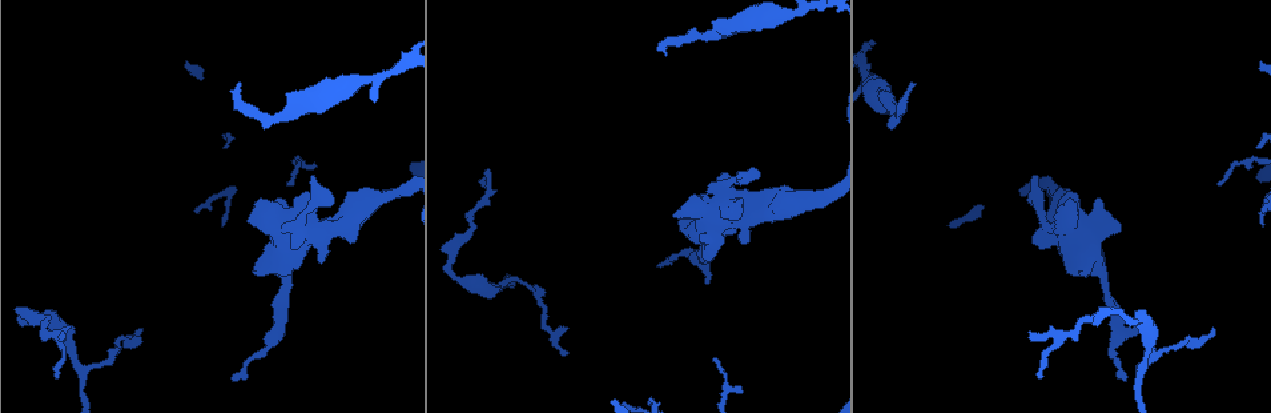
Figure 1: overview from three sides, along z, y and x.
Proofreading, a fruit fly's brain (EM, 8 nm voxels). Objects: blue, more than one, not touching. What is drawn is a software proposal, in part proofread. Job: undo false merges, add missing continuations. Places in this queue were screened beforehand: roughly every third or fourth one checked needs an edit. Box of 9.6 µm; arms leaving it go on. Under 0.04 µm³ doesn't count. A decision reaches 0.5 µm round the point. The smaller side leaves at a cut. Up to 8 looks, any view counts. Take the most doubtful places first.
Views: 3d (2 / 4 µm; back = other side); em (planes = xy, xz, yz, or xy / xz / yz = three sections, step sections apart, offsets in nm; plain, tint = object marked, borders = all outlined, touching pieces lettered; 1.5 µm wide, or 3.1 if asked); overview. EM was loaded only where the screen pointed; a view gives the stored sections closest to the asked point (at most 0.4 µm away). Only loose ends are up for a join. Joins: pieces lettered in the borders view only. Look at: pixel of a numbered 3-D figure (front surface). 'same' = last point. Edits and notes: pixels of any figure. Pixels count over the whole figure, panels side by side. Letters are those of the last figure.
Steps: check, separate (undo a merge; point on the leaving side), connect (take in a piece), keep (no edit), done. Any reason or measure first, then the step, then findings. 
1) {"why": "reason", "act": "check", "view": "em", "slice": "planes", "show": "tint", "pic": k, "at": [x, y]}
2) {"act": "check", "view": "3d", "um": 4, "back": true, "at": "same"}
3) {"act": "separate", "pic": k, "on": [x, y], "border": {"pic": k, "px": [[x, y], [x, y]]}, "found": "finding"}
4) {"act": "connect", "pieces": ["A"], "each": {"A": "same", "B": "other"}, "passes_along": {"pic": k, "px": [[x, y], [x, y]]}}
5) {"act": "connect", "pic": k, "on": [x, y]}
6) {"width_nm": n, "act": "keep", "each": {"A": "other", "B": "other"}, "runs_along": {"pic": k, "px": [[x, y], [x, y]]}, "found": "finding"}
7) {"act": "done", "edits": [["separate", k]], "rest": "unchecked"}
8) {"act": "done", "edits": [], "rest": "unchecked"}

{"act": "check", "view": "3d", "um": 4, "pic": 1, "at": [1213, 331]}

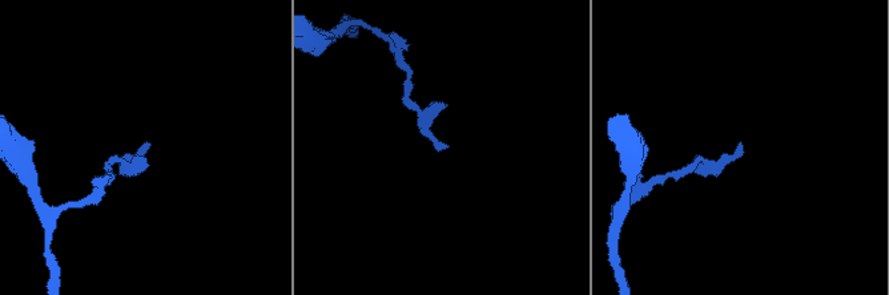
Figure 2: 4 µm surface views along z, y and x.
{"act": "check", "view": "em", "slice": "planes", "show": "plain", "pic": 2, "at": [446, 145]}

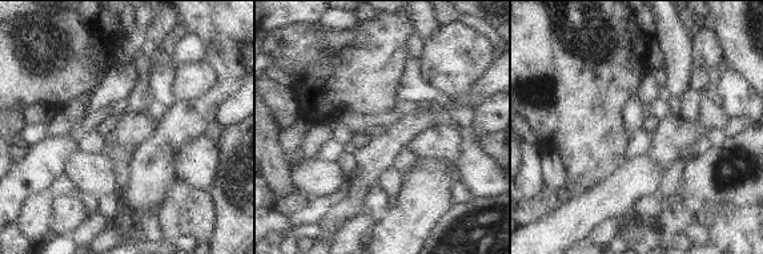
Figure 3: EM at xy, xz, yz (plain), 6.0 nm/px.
{"why": "what lies round it", "act": "check", "view": "em", "slice": "planes", "show": "borders", "at": "same"}

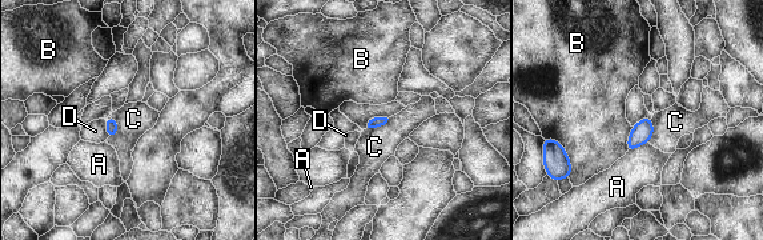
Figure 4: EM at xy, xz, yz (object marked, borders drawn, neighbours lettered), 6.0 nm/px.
{"act": "keep", "each": {"A": "other", "B": "other", "C": "other", "D": "other"}, "border": {"pic": 4, "px": [[113, 116], [116, 134], [108, 138]]}, "found": "none of them fits"}

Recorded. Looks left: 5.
{"why": "tapers out", "act": "check", "view": "3d", "um": 4, "pic": 1, "at": [1040, 377]}

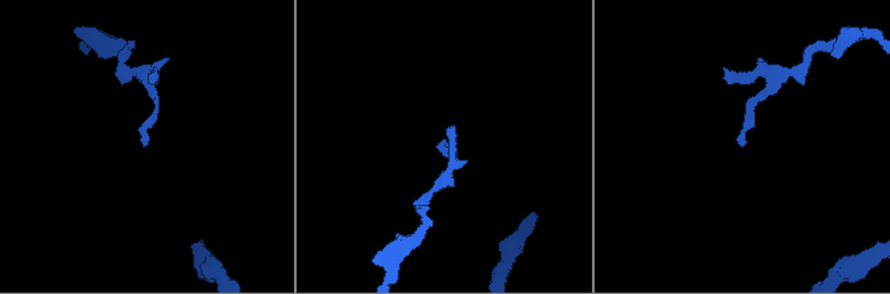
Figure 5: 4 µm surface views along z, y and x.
{"why": "now the EM", "act": "check", "view": "em", "slice": "planes", "show": "borders", "pic": 5, "at": [440, 143]}

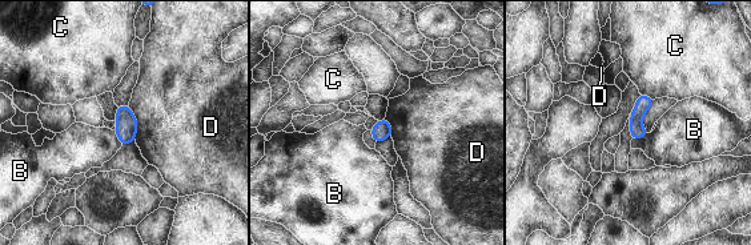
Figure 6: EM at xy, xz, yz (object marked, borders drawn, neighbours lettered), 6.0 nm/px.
{"act": "keep", "each": {"B": "other", "C": "other", "D": "other"}, "border": {"pic": 6, "px": [[649, 133], [631, 140]]}, "found": "none of them fits"}

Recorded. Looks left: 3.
{"act": "check", "view": "3d", "um": 4, "pic": 1, "at": [795, 11]}

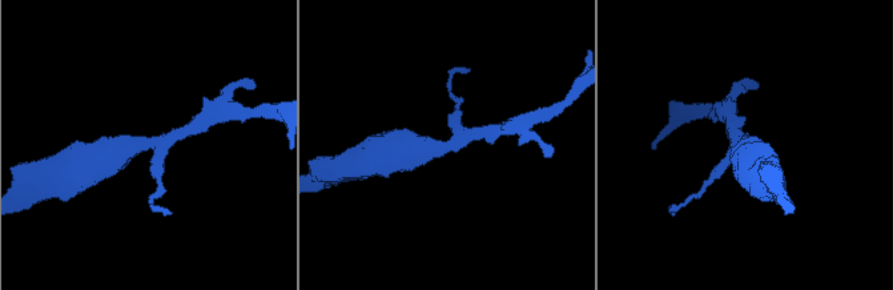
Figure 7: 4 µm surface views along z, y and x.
{"act": "check", "view": "em", "slice": "planes", "show": "plain", "pic": 7, "at": [143, 144]}

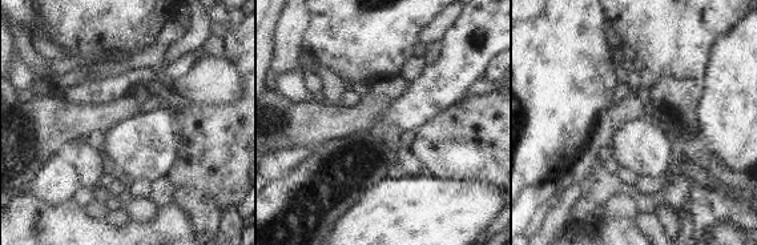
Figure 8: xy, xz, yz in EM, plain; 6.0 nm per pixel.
{"why": "see the neighbours", "act": "check", "view": "em", "slice": "planes", "show": "borders", "at": "same"}

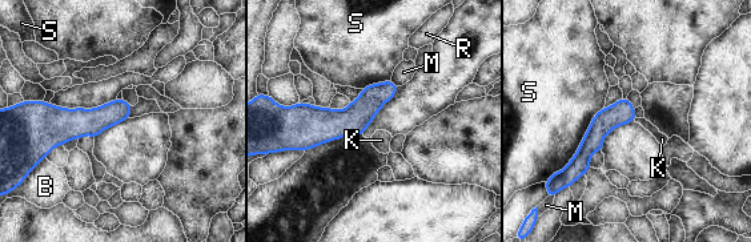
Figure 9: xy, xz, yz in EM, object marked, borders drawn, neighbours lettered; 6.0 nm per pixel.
{"act": "keep", "each": {"B": "other", "K": "other", "M": "other", "R": "other", "S": "other"}, "runs_along": {"pic": 9, "px": [[393, 88], [345, 122], [247, 117]]}, "found": "continuous, no second neuron"}

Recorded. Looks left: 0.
{"act": "done", "edits": [], "rest": "unchecked"}

